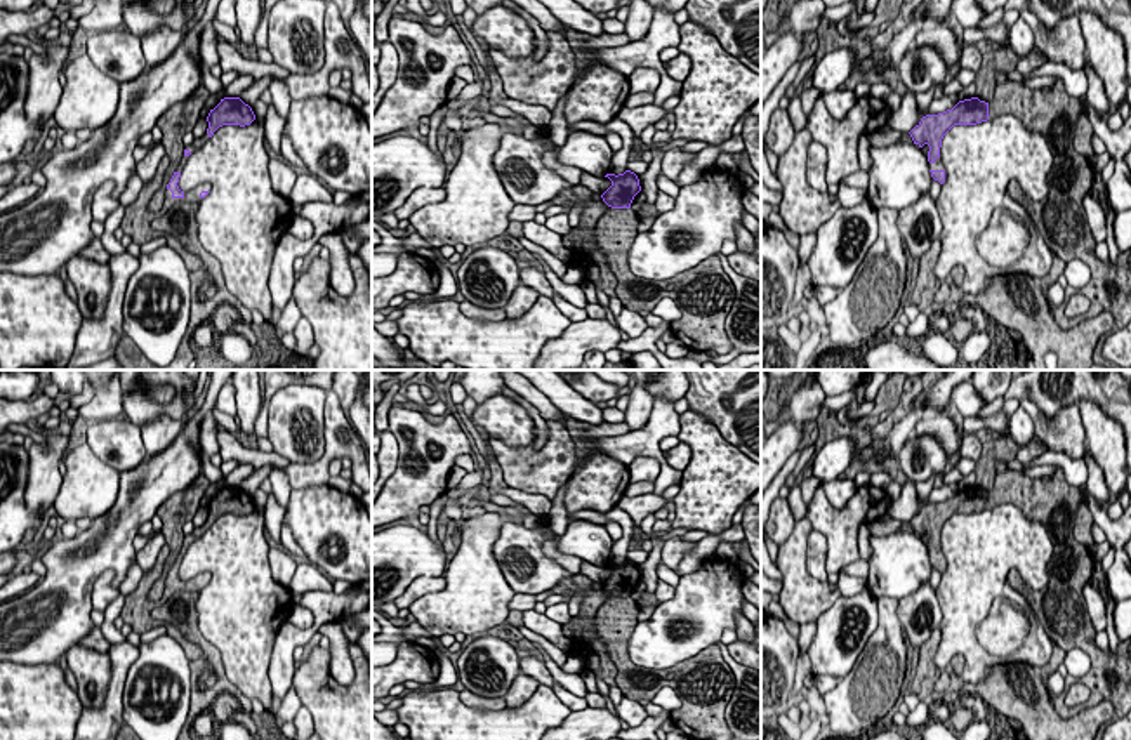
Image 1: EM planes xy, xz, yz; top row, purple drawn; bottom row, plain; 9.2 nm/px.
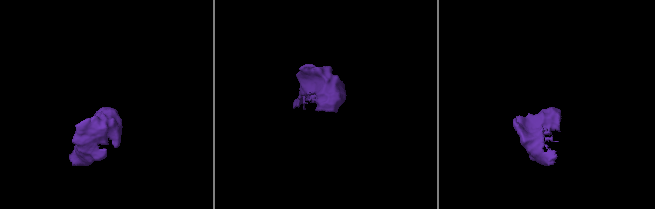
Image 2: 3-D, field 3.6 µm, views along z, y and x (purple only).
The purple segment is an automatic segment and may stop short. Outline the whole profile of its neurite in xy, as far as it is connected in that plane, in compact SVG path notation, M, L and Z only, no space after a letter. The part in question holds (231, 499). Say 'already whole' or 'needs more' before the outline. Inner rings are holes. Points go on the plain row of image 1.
already whole | M224 486L221 492L210 499L207 511L208 526L222 514L250 514L255 509L255 504L248 493L245 493L240 486Z

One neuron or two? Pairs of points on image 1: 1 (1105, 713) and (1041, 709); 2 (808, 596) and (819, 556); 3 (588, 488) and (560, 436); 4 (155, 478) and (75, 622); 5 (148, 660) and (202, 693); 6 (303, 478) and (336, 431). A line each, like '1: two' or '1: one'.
1: one
2: two
3: two
4: one
5: two
6: one

